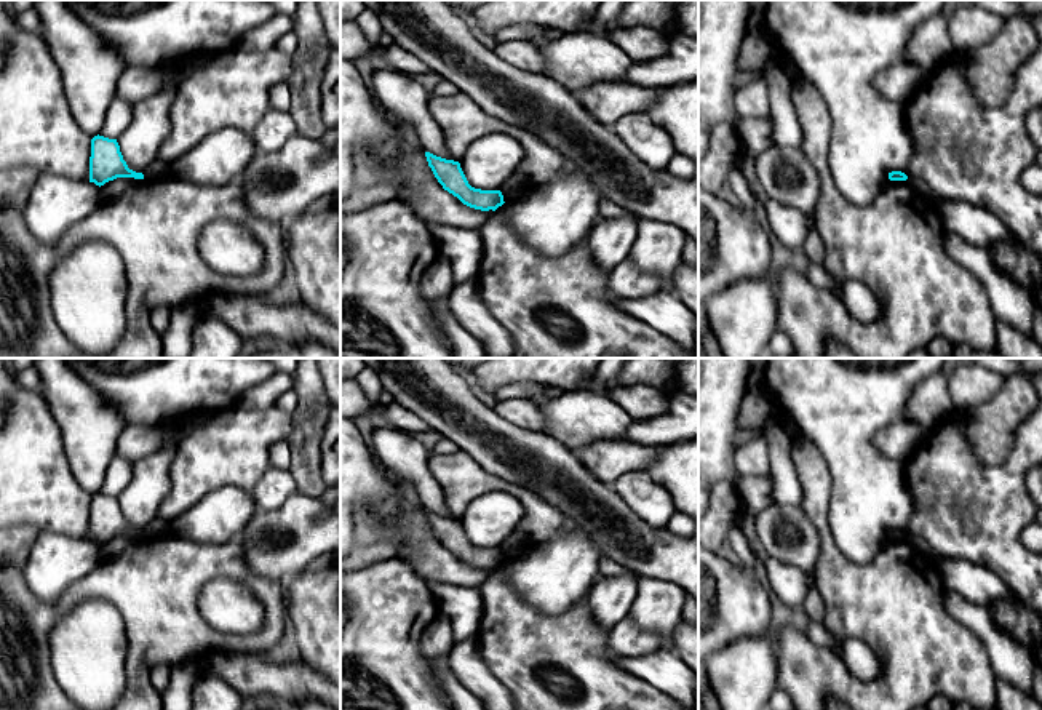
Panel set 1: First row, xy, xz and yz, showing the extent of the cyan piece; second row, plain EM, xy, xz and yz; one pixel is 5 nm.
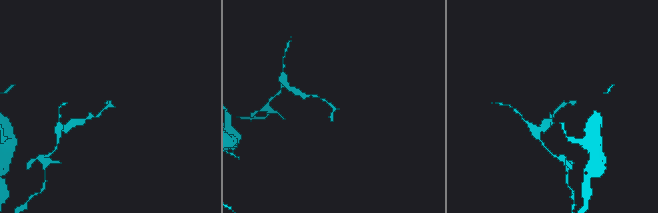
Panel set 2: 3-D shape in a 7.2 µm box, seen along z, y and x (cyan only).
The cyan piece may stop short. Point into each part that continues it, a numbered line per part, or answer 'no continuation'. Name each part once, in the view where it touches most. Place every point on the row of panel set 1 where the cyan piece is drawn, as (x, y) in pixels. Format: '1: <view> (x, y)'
no continuation

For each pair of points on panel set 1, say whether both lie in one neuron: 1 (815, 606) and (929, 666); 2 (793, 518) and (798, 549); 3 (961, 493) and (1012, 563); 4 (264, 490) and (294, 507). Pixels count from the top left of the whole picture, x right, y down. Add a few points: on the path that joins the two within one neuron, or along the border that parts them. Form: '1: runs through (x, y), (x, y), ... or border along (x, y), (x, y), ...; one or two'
1: border along (812, 576), (823, 603), (823, 622); two
2: runs through (793, 526), (793, 541); one
3: runs through (970, 510), (996, 546); one
4: border along (294, 491), (278, 507), (256, 510); two

